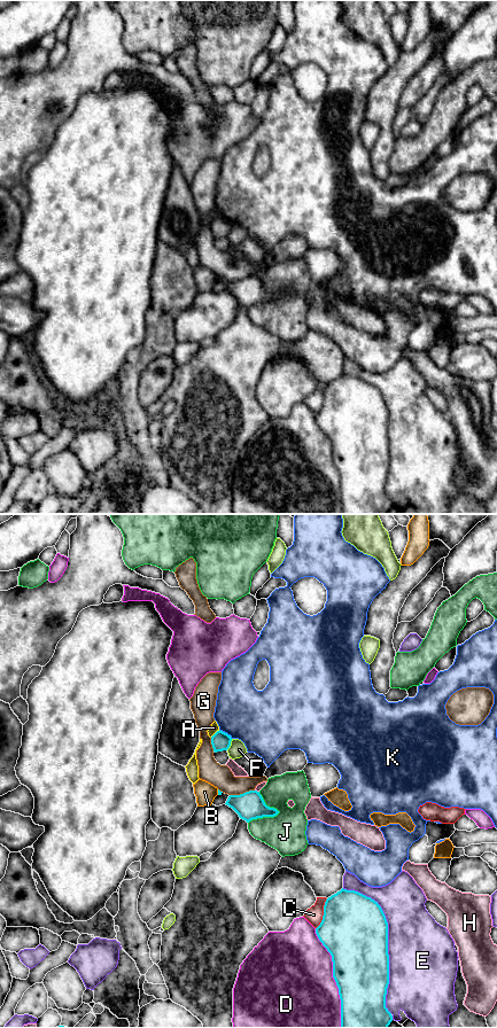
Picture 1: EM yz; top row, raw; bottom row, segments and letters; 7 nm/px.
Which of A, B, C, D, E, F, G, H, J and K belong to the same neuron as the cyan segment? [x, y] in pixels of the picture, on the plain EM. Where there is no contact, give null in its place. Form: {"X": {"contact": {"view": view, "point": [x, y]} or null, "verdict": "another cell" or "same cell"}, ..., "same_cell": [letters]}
{"A": {"contact": {"view": "yz", "point": [216, 218]}, "verdict": "another cell"}, "B": {"contact": {"view": "yz", "point": [218, 278]}, "verdict": "another cell"}, "C": {"contact": {"view": "yz", "point": [324, 399]}, "verdict": "another cell"}, "D": {"contact": {"view": "yz", "point": [333, 462]}, "verdict": "another cell"}, "E": {"contact": {"view": "yz", "point": [387, 427]}, "verdict": "another cell"}, "F": {"contact": {"view": "yz", "point": [230, 231]}, "verdict": "another cell"}, "G": {"contact": {"view": "yz", "point": [241, 280]}, "verdict": "another cell"}, "H": {"contact": {"view": "yz", "point": [256, 277]}, "verdict": "another cell"}, "J": {"contact": {"view": "yz", "point": [276, 301]}, "verdict": "another cell"}, "K": {"contact": {"view": "yz", "point": [226, 219]}, "verdict": "another cell"}, "same_cell": []}

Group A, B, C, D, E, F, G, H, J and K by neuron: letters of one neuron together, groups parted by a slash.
A / B / C F / D / E / G / H / J / K

